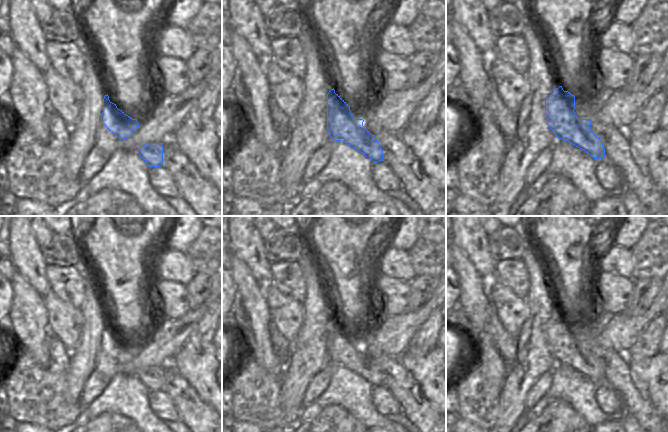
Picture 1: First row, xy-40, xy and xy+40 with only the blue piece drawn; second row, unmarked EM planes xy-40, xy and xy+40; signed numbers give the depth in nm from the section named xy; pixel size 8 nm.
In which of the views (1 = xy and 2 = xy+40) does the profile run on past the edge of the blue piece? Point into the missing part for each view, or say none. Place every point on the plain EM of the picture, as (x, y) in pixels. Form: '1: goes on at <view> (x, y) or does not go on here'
1: does not go on here
2: does not go on here

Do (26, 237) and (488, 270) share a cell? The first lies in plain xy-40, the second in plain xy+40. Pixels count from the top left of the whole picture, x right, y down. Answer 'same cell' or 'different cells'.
same cell

